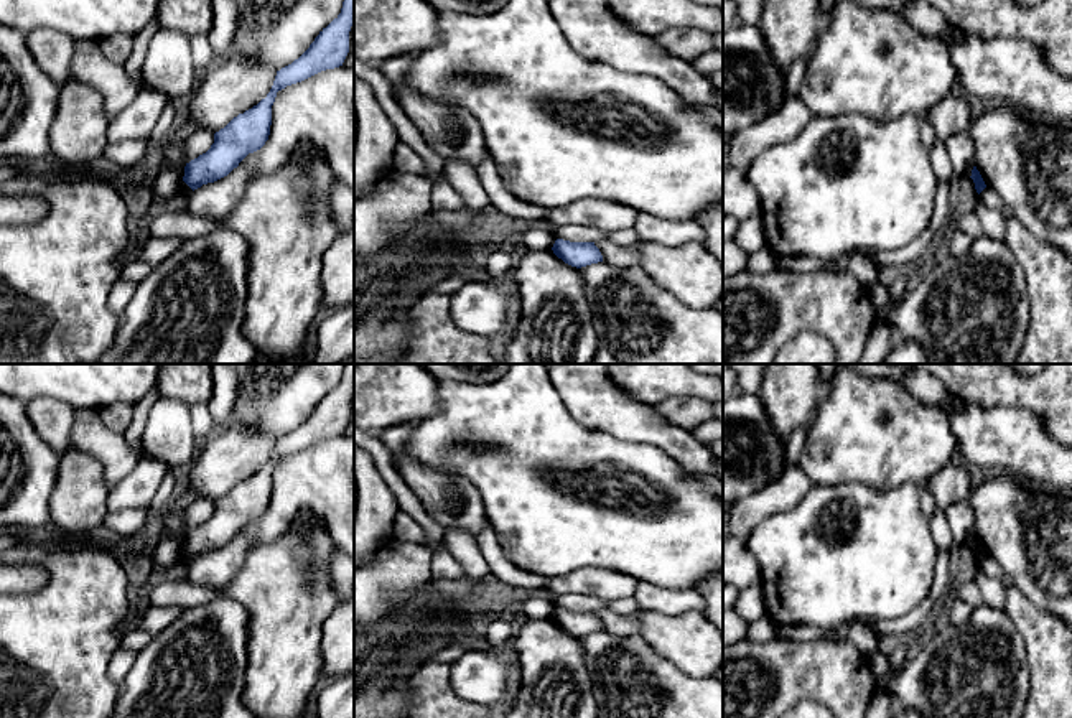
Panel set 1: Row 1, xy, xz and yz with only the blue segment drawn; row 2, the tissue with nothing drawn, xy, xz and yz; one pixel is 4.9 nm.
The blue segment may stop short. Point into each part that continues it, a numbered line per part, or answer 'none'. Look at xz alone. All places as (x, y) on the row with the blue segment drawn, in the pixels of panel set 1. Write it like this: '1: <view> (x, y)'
none

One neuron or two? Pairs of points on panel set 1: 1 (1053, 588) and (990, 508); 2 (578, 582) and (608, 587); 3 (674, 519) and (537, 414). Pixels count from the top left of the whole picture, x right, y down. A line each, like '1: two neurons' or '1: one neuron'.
1: one neuron
2: one neuron
3: one neuron

